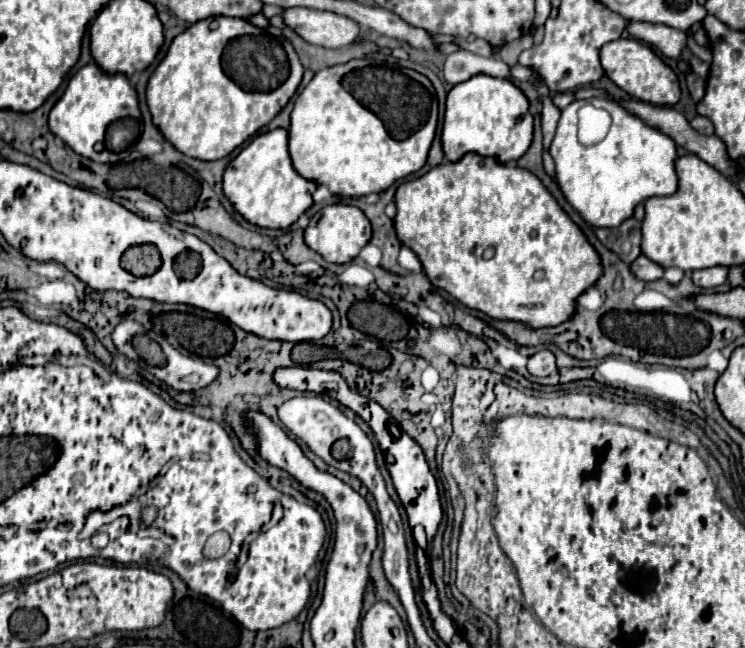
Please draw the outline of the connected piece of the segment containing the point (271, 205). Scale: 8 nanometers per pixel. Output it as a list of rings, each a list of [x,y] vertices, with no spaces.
[[[276,128],[258,134],[226,168],[224,194],[236,208],[236,212],[250,224],[260,228],[288,228],[310,206],[316,182],[302,178],[288,156],[288,132]]]

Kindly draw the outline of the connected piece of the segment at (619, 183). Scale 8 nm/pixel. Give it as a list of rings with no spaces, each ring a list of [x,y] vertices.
[[[598,98],[598,106],[604,108],[612,116],[612,126],[608,130],[606,138],[592,144],[592,146],[580,144],[578,136],[572,136],[572,134],[562,138],[562,116],[560,116],[556,138],[554,138],[552,146],[550,146],[550,156],[556,162],[558,186],[564,192],[566,200],[580,212],[580,216],[592,226],[614,228],[614,226],[620,226],[626,218],[632,216],[634,206],[638,202],[644,202],[650,196],[670,196],[670,194],[676,192],[676,188],[678,188],[678,178],[676,178],[676,170],[674,170],[676,144],[674,144],[674,140],[670,136],[650,128],[640,118],[630,116],[620,104],[616,104],[616,102],[608,100],[608,98]]]

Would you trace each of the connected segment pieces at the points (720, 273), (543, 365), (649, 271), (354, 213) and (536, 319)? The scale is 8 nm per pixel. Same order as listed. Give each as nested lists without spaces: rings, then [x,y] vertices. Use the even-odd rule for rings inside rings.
[[[712,266],[712,268],[702,268],[692,272],[692,280],[700,288],[714,288],[724,284],[728,278],[728,268],[726,266]]]
[[[542,350],[542,352],[536,352],[534,356],[530,356],[528,360],[528,372],[532,376],[550,376],[552,372],[556,372],[558,366],[556,366],[556,356],[550,352],[550,350]]]
[[[640,254],[640,256],[630,264],[630,270],[632,270],[634,276],[640,278],[640,280],[658,280],[658,278],[662,278],[662,274],[664,274],[664,268],[658,266],[656,262],[652,262],[650,258],[646,258],[644,254]]]
[[[350,204],[324,206],[320,212],[316,212],[310,218],[308,228],[304,230],[304,242],[312,250],[322,254],[326,262],[336,262],[336,264],[354,260],[360,254],[360,250],[368,244],[370,236],[372,236],[372,228],[370,228],[368,218],[364,216],[364,212],[360,208],[350,206]]]
[[[464,154],[458,162],[446,162],[446,164],[438,164],[434,166],[430,172],[426,172],[420,178],[408,180],[404,184],[398,186],[396,196],[396,216],[394,216],[394,228],[396,228],[396,236],[400,236],[400,242],[408,248],[412,248],[412,252],[416,252],[416,256],[422,262],[422,268],[426,272],[426,276],[430,278],[430,282],[436,288],[446,290],[450,296],[454,296],[456,300],[460,300],[464,306],[480,310],[484,314],[488,314],[490,318],[498,318],[498,320],[516,320],[516,322],[524,322],[530,328],[544,328],[544,326],[558,326],[564,320],[568,320],[576,308],[576,298],[590,288],[598,278],[600,278],[600,258],[596,254],[596,250],[592,248],[592,244],[586,240],[586,236],[582,234],[582,230],[570,220],[570,216],[558,206],[558,202],[552,198],[552,194],[544,188],[544,184],[528,170],[517,166],[516,161],[506,164],[500,164],[496,158],[484,158],[478,154]],[[488,248],[494,248],[494,256],[490,260],[484,258],[484,252]]]

